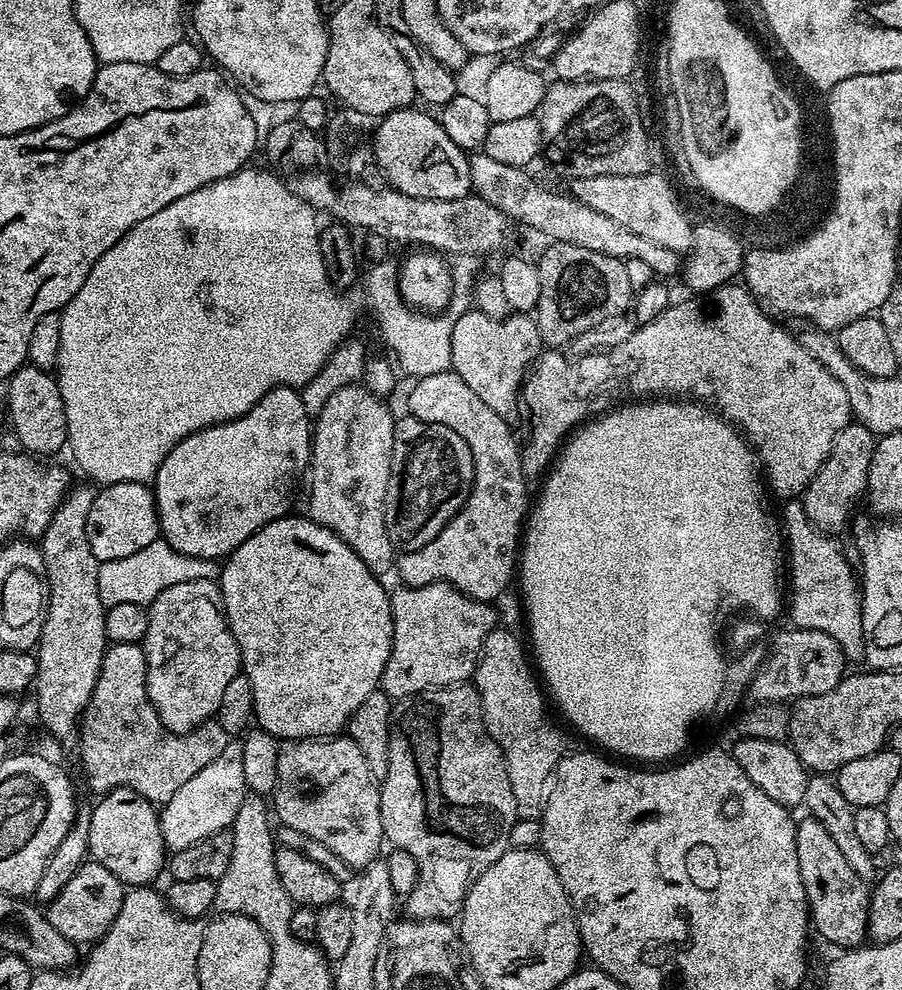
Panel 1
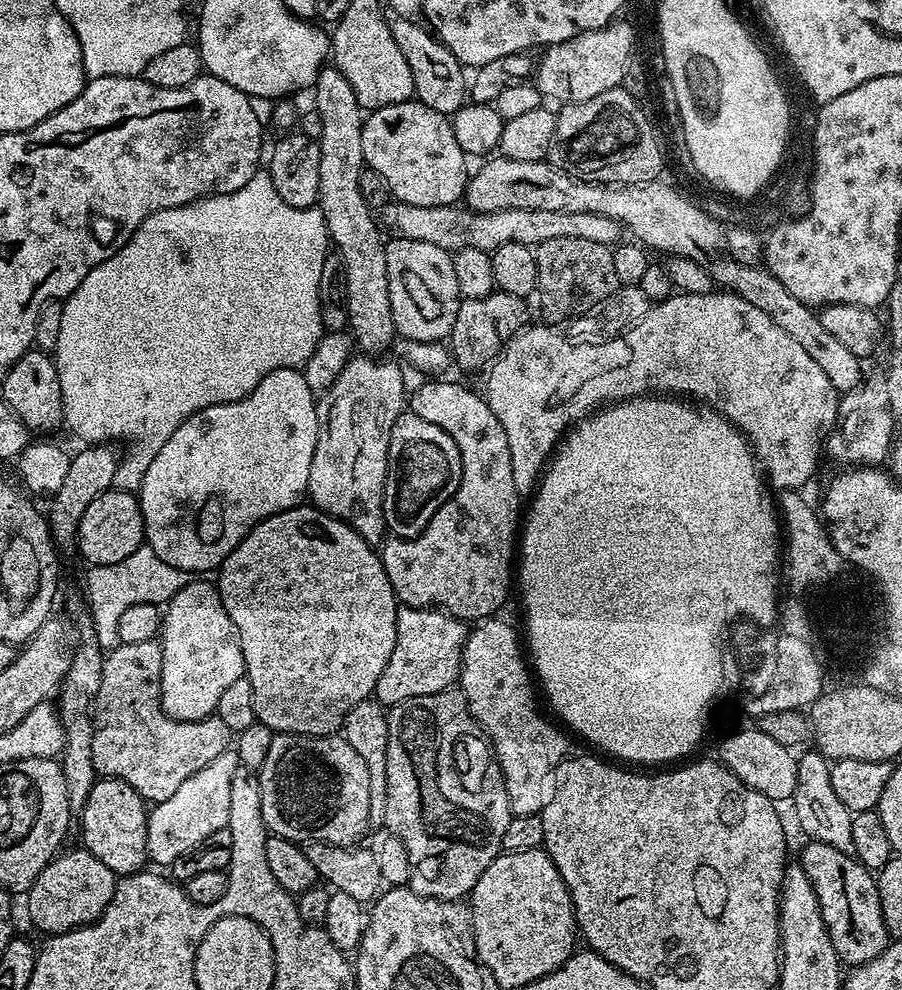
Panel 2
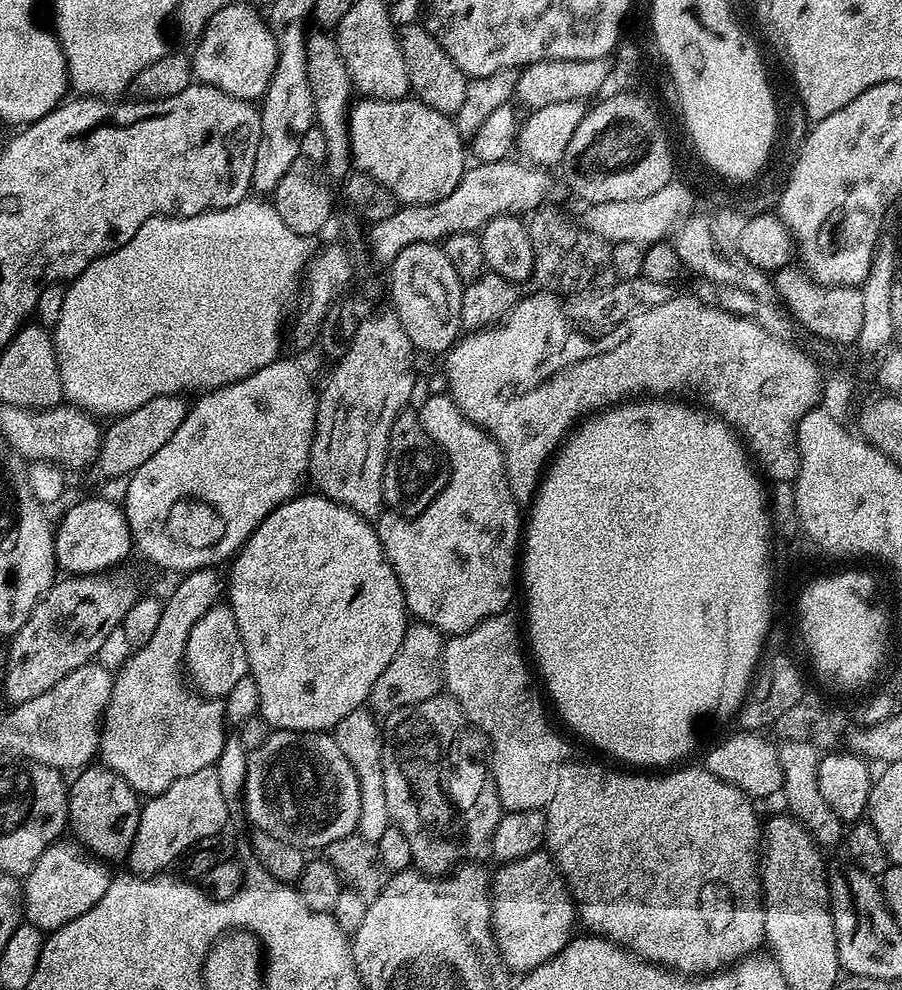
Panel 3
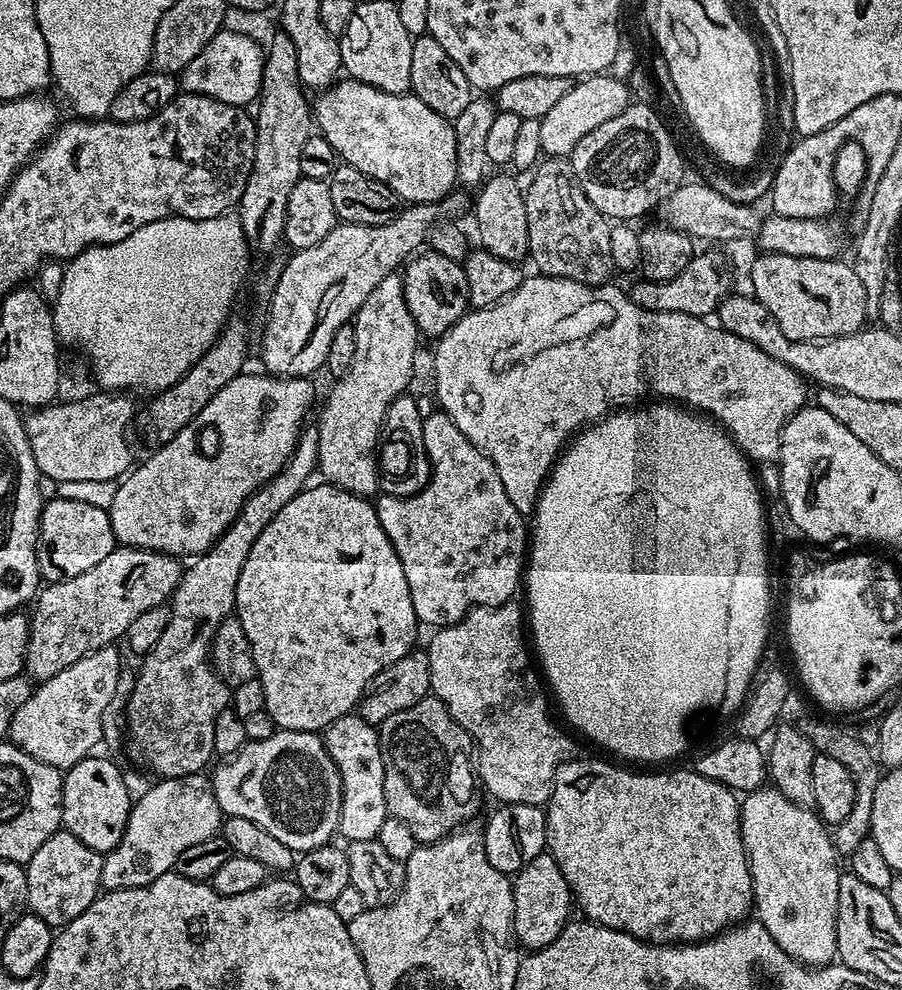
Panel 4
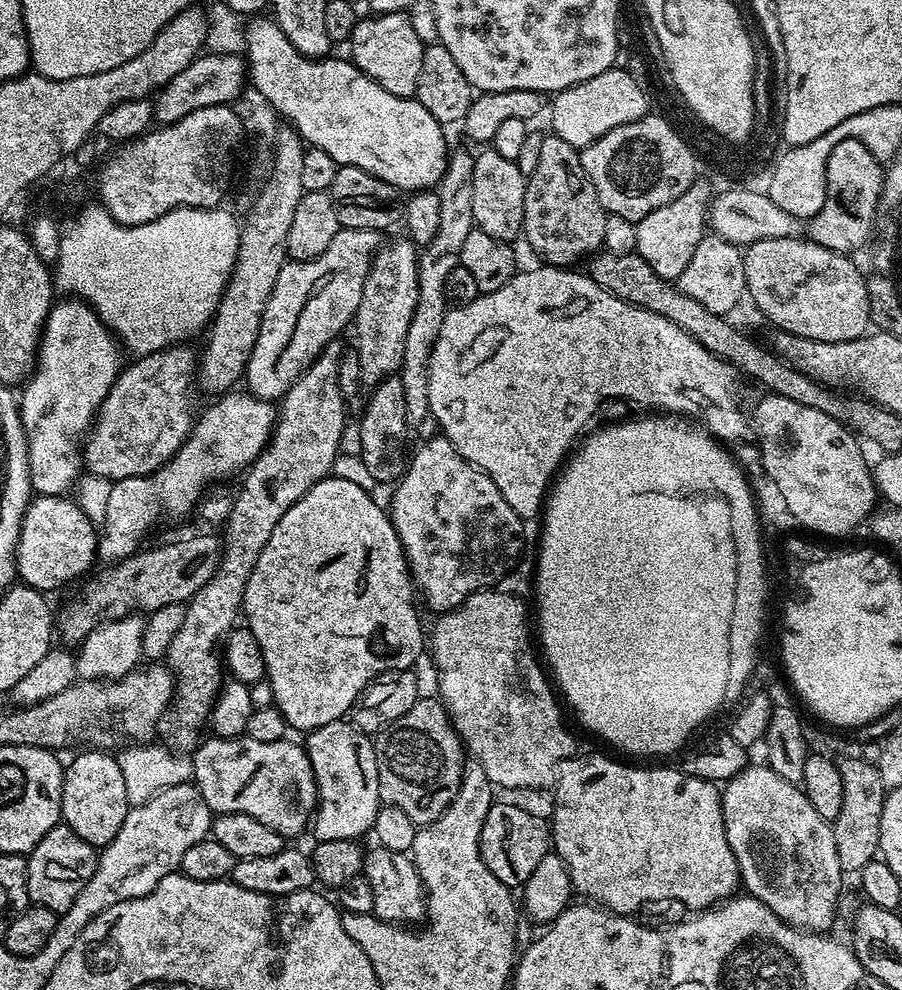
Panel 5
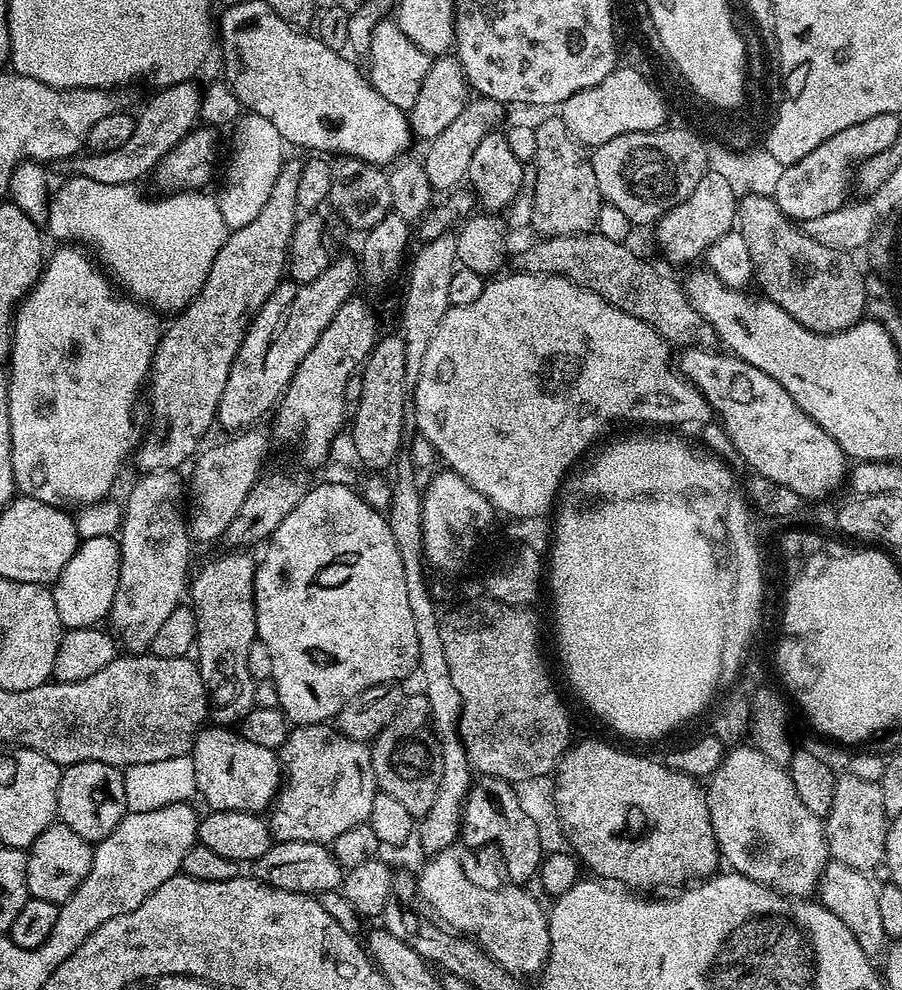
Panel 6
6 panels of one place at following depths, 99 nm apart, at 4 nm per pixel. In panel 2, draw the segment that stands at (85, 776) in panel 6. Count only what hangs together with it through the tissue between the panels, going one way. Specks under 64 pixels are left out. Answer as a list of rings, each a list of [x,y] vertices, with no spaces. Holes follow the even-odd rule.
[[[111,778],[97,779],[90,790],[90,798],[86,798],[86,806],[78,813],[79,839],[83,847],[94,854],[98,862],[102,862],[102,866],[115,872],[117,877],[129,876],[149,863],[146,850],[148,813],[145,800],[140,797],[138,790],[134,790],[134,786]]]

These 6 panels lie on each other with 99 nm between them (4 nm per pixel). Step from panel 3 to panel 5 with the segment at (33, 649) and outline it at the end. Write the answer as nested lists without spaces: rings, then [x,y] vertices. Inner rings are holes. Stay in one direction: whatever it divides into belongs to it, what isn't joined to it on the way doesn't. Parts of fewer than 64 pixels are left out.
[[[219,535],[188,536],[185,540],[172,540],[169,544],[160,544],[149,552],[137,551],[136,555],[119,560],[116,564],[105,567],[80,592],[77,600],[72,600],[64,609],[58,612],[58,636],[65,645],[79,646],[93,630],[109,618],[123,617],[129,614],[147,614],[158,610],[158,606],[184,604],[192,599],[218,570],[220,560],[224,556],[224,546]]]

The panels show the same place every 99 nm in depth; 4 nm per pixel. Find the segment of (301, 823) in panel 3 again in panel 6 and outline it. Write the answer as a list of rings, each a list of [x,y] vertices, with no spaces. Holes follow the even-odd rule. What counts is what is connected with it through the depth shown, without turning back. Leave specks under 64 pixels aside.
[[[205,726],[196,733],[196,741],[192,743],[190,755],[194,764],[194,775],[197,778],[196,791],[201,797],[204,795],[209,809],[218,812],[238,810],[239,812],[260,814],[273,807],[282,783],[280,758],[273,749],[257,746],[254,742],[246,742],[246,738],[242,738],[239,731],[233,730],[231,727]]]

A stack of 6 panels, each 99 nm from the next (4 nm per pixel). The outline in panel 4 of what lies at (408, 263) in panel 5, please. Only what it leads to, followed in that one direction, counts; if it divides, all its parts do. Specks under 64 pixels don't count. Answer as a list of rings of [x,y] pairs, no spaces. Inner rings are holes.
[[[393,274],[382,278],[366,302],[357,310],[354,317],[356,331],[356,347],[353,362],[348,372],[337,379],[332,385],[332,393],[320,412],[320,425],[315,425],[318,434],[318,462],[319,475],[335,488],[346,490],[355,496],[372,498],[377,495],[381,487],[380,469],[378,467],[378,445],[382,440],[382,429],[386,410],[396,396],[403,396],[409,391],[408,383],[412,380],[412,367],[416,364],[416,338],[418,331],[414,318],[407,309],[404,297],[404,281],[399,275]]]

